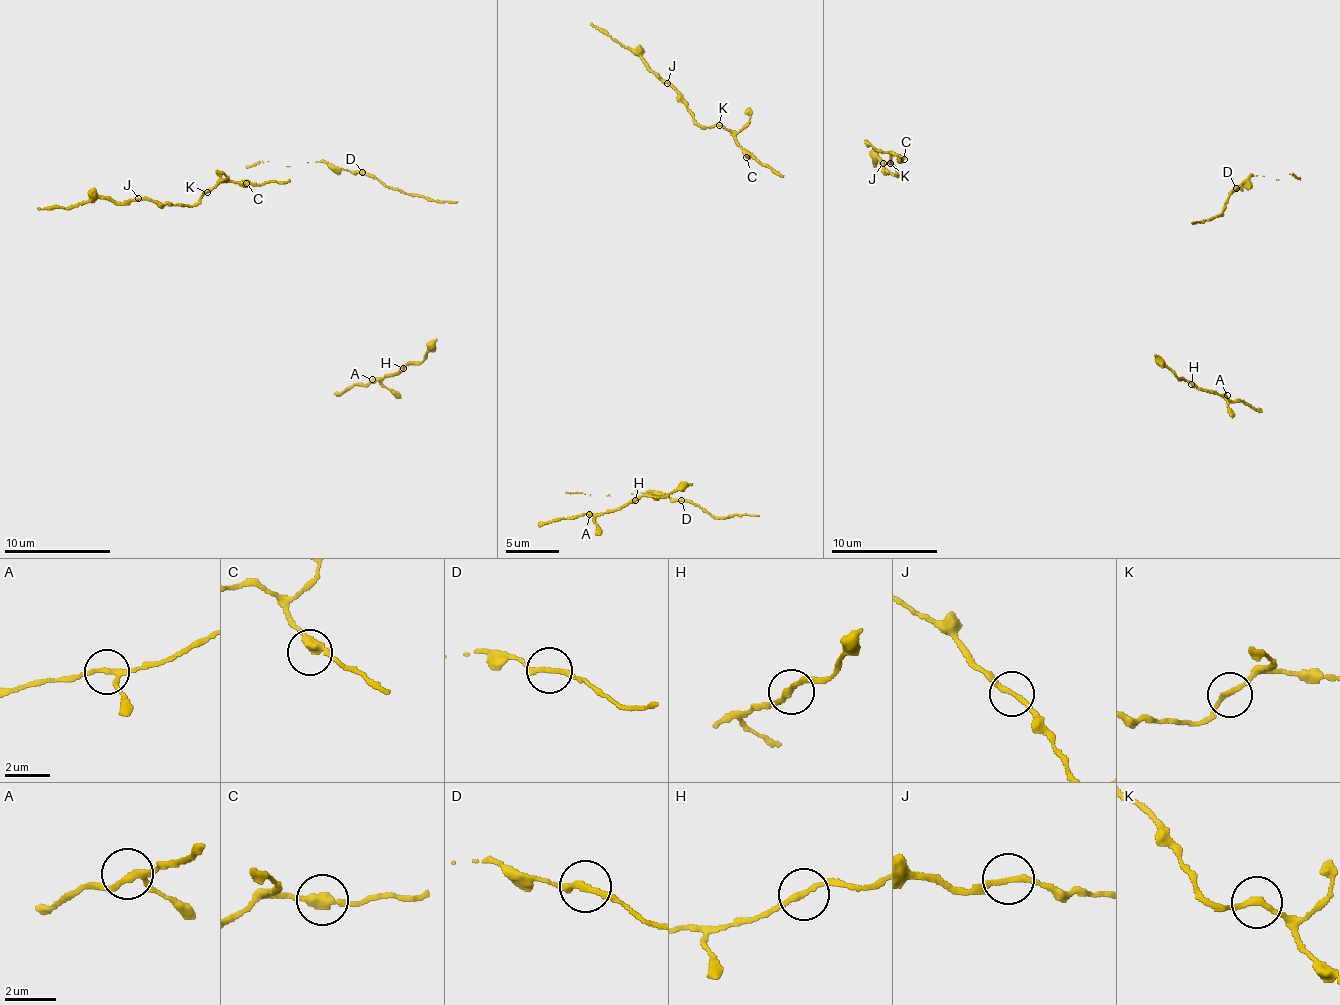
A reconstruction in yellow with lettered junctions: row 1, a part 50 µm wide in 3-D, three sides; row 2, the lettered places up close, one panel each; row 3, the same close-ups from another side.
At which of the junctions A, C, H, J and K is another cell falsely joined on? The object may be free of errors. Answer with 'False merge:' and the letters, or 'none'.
False merge: none

